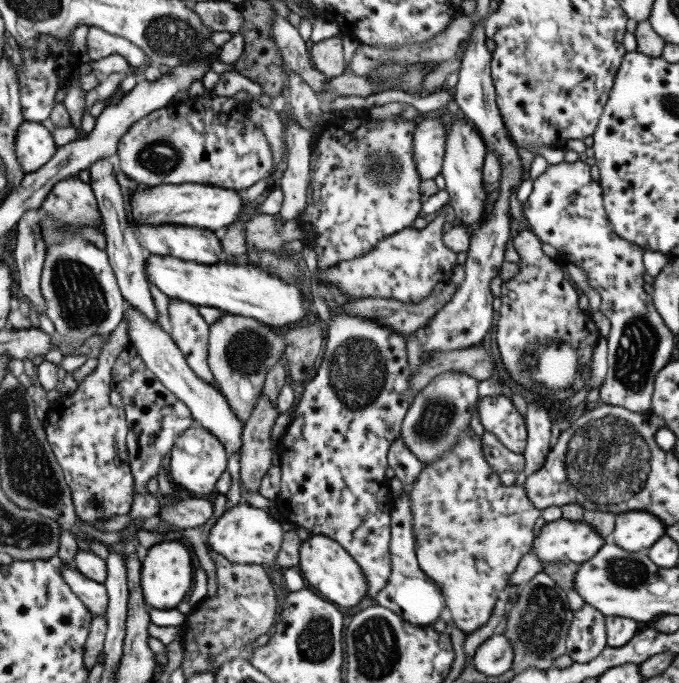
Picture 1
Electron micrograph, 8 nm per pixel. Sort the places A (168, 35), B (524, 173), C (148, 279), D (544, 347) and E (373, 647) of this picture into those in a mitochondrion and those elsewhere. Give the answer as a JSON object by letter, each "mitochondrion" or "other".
{"A":"mitochondrion","B":"other","C":"other","D":"mitochondrion","E":"mitochondrion"}

